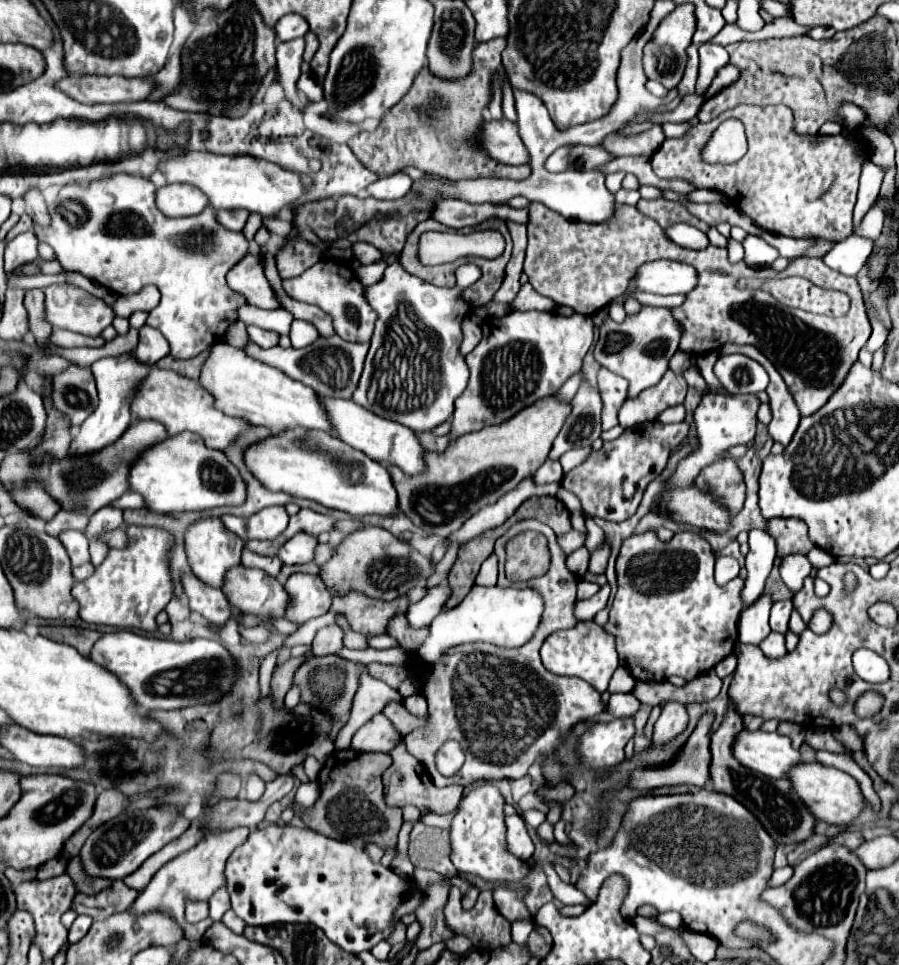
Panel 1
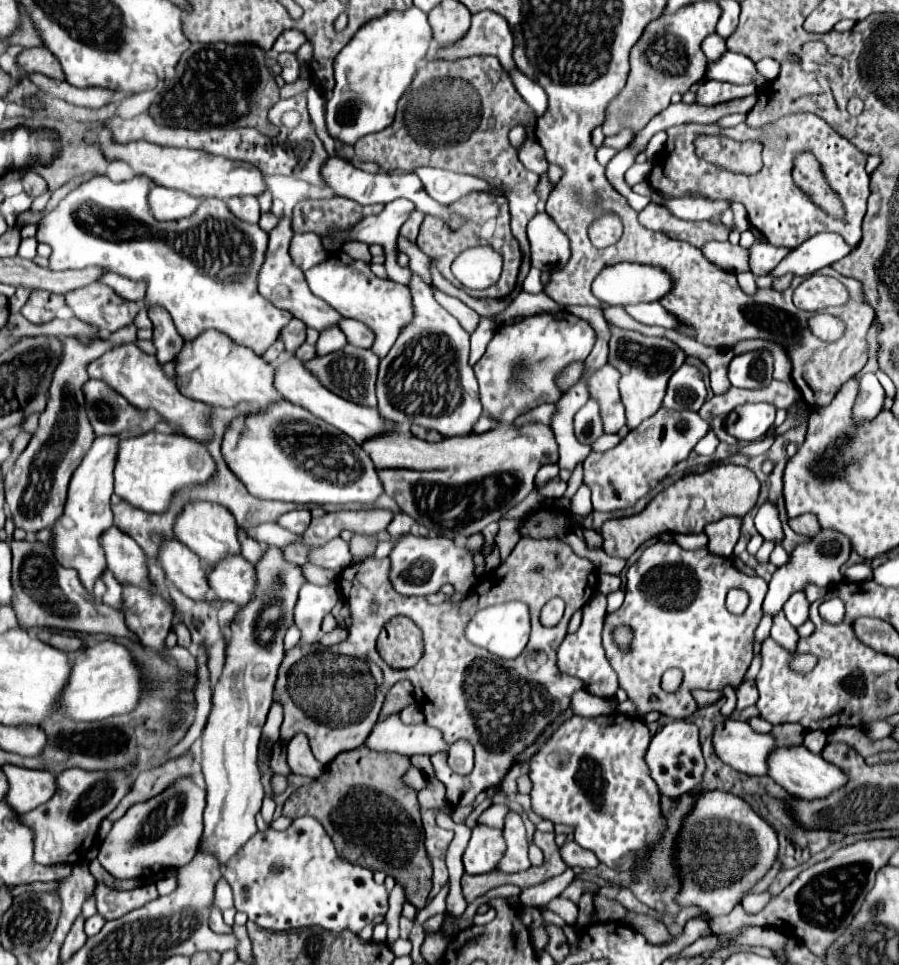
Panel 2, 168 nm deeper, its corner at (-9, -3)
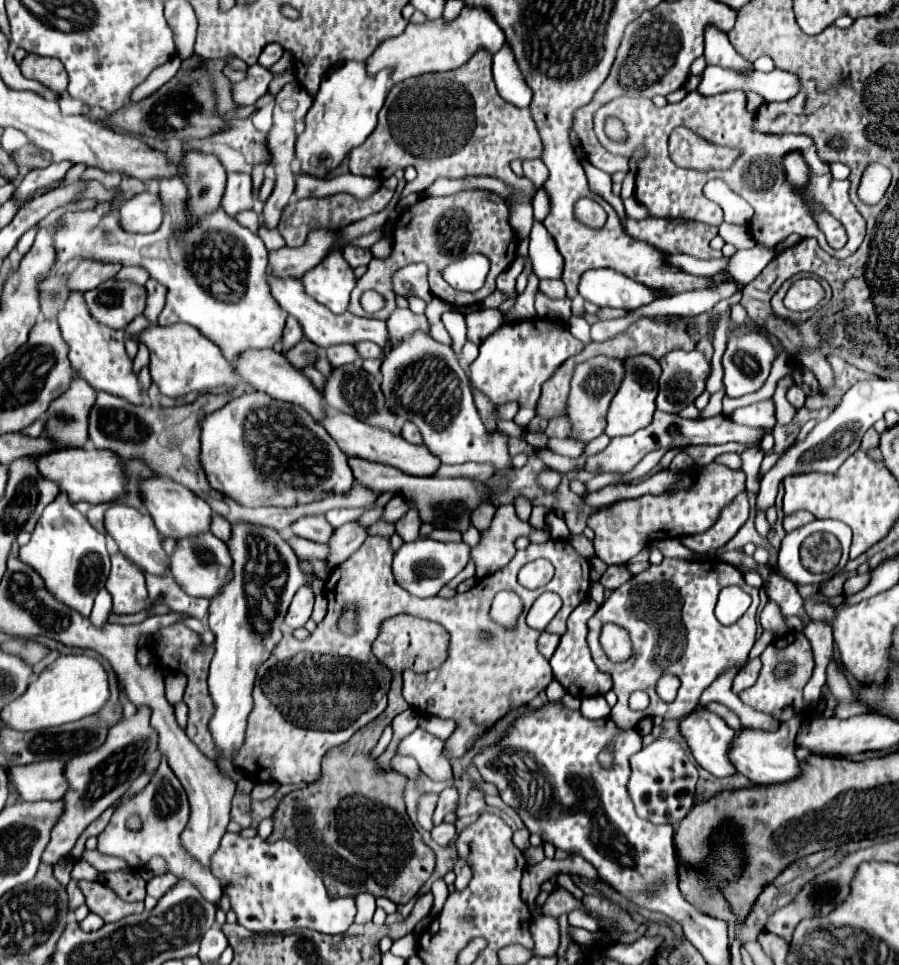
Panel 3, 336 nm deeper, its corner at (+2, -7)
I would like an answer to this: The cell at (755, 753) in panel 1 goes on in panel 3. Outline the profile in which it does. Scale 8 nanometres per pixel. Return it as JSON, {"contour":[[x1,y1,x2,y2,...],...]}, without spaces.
{"contour":[[705,708,693,710,679,722,679,732,703,770,717,778,735,774,735,768,727,758,735,732,719,716]]}

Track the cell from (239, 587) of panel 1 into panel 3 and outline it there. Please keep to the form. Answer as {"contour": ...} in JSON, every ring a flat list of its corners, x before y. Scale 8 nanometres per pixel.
{"contour":[[211,532,199,534,199,536,187,536,181,540,165,538,163,550,169,556,169,572,175,578,175,582,191,596,201,598,213,598,219,594,219,590,231,580,231,556,223,540,213,536]]}

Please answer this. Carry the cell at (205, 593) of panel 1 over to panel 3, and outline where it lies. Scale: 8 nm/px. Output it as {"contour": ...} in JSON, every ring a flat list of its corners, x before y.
{"contour":[[113,504,107,512,105,512,105,532,117,542,119,550,133,562,137,564,139,568,143,568,145,572,151,572,151,574,169,574,167,570,167,554,163,554,163,536,155,530,155,524,151,520,149,514,137,510,137,508,131,508,131,506,125,506,125,504]]}

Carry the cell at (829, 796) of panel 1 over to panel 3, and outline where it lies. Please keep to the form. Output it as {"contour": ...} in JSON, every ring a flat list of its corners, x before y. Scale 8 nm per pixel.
{"contour":[[793,716,791,720,783,722,775,732,765,732,765,730,753,730,753,728,741,728,731,744,729,758,735,770,743,776,747,776,753,784,779,784,787,782,791,778,799,776,799,762,795,758,795,736,797,730,801,728,803,718]]}

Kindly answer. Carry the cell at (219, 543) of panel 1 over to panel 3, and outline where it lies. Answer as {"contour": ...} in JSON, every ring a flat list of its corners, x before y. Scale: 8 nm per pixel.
{"contour":[[153,476,141,482,139,494,143,498,147,512,151,514,155,522,155,528,161,532,163,538,185,538,185,536,195,536,201,532,209,532,211,514,213,514,211,506,207,506,207,502,199,498,187,486,181,486,175,480,165,476]]}

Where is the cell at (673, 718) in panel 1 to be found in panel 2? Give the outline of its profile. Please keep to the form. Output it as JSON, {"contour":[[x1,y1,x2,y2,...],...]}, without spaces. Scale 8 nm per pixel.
{"contour":[[688,718,668,720,666,726,652,738,650,748,646,752,646,764,660,788,660,794,666,794,668,798,674,800,694,790,702,782,702,772,704,772,704,758,698,742,698,726,694,726]]}

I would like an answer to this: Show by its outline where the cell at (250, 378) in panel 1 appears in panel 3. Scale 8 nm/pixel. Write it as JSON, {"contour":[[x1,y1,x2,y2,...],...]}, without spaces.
{"contour":[[187,324,175,326,151,326,133,338,137,344,149,348,149,372,153,382,159,386,161,394,177,398,187,392,209,392,213,388,235,388,241,378,235,374,231,362,223,358,221,350,199,330]]}

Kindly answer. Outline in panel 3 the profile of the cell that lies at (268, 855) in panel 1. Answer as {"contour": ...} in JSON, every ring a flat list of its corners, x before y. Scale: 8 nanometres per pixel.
{"contour":[[225,834,217,852,211,856,211,870,221,880,223,892,231,898,231,908,237,914,237,922,253,932,287,932,291,928,311,928,321,934,343,934,355,918,355,898,331,898,323,880,309,866,305,854,289,840,269,844,267,840,241,838,239,834]]}

